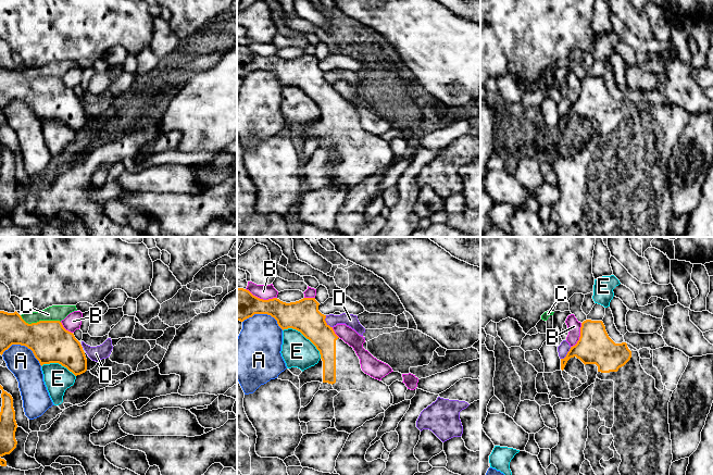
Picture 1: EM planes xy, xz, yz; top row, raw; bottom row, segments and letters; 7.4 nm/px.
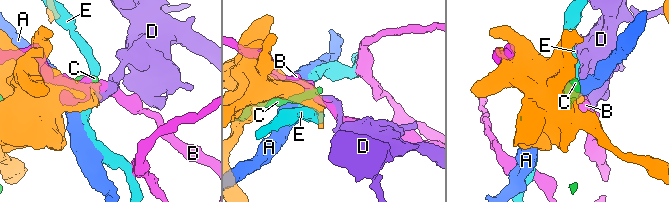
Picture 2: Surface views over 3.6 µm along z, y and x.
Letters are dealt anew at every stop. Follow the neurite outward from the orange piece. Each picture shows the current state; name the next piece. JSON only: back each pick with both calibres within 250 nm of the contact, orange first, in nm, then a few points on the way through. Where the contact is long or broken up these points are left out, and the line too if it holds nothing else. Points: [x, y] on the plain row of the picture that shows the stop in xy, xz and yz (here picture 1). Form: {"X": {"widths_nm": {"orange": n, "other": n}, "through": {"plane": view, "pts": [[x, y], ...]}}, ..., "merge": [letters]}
{"merge": []}

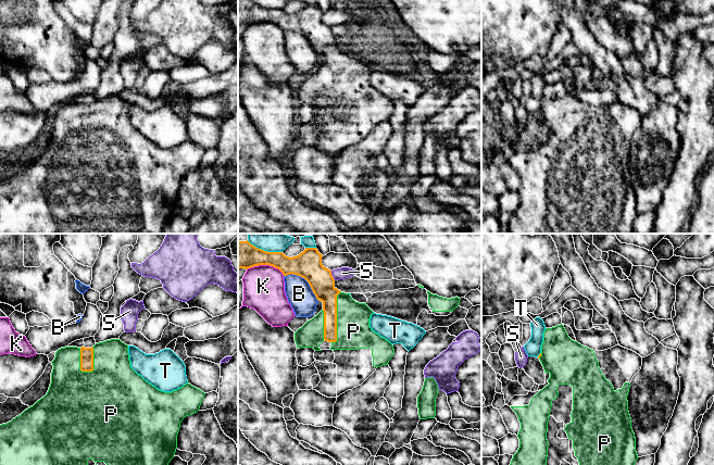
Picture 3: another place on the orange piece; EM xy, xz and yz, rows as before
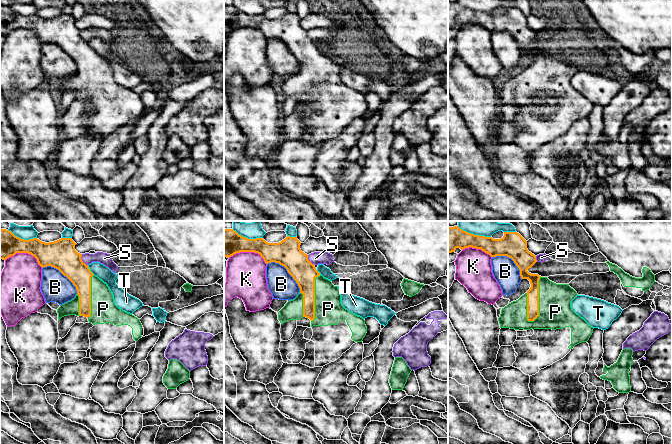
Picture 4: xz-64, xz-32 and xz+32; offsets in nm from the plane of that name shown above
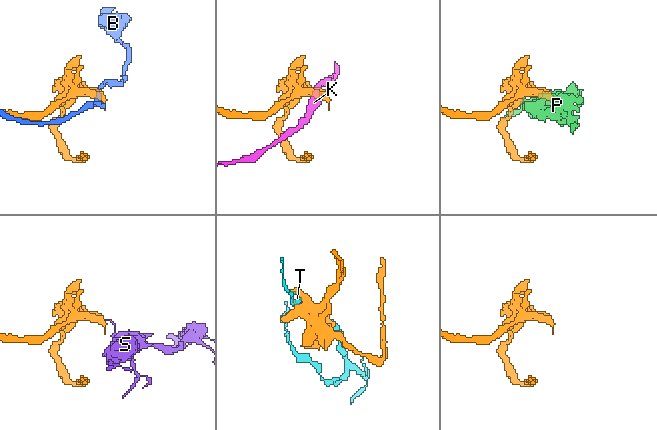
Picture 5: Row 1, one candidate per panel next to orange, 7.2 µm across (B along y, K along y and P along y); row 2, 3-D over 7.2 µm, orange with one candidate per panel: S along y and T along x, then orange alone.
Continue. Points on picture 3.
{"P": {"widths_nm": {"orange": 100, "other": 440}}, "merge": ["P"]}

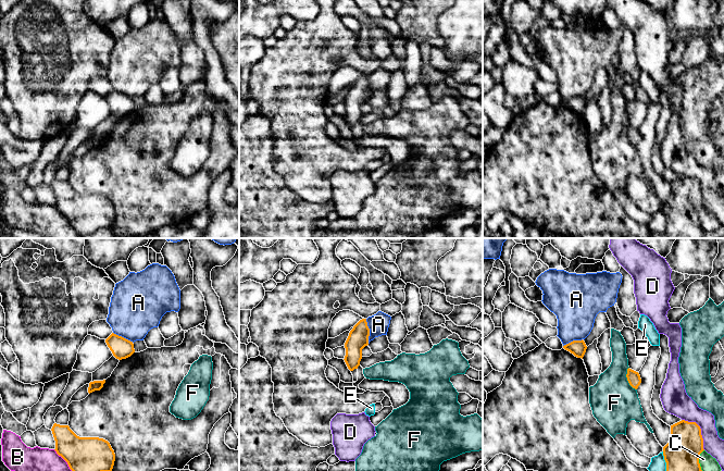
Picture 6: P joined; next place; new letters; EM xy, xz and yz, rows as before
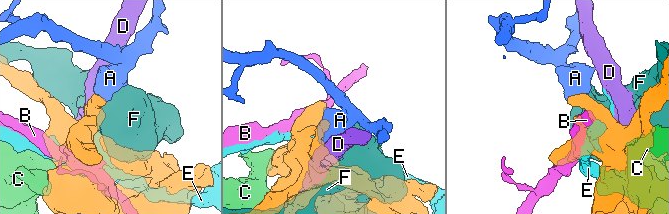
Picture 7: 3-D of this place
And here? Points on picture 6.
{"merge": []}

